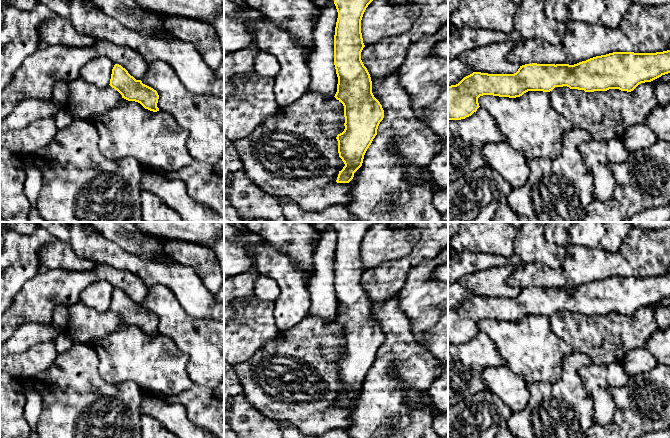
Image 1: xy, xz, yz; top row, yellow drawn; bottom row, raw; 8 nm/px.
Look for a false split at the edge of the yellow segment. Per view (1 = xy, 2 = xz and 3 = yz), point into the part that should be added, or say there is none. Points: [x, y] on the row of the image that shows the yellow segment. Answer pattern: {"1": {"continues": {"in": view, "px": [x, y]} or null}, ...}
{"1": {"continues": null}, "2": {"continues": null}, "3": {"continues": null}}

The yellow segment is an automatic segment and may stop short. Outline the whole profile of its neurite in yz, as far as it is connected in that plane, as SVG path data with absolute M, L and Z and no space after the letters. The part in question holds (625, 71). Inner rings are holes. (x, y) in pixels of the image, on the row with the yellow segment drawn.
M670 50L656 53L613 52L574 65L525 64L514 74L473 72L458 84L448 86L448 120L461 120L471 116L480 107L478 98L483 95L516 98L528 91L550 92L555 87L563 86L585 92L609 89L631 92L639 84L651 82L668 73L670 73Z

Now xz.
M334 0L338 18L334 35L334 65L338 77L335 98L344 106L345 129L338 134L339 157L345 166L339 171L336 182L349 183L354 173L362 166L364 155L377 135L377 129L384 118L384 110L372 93L372 81L361 60L365 47L361 33L361 20L373 0Z

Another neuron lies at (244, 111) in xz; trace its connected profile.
M254 71L248 75L235 75L232 81L238 89L224 102L224 137L234 142L247 138L261 123L276 115L281 107L274 97L274 79L261 77Z

